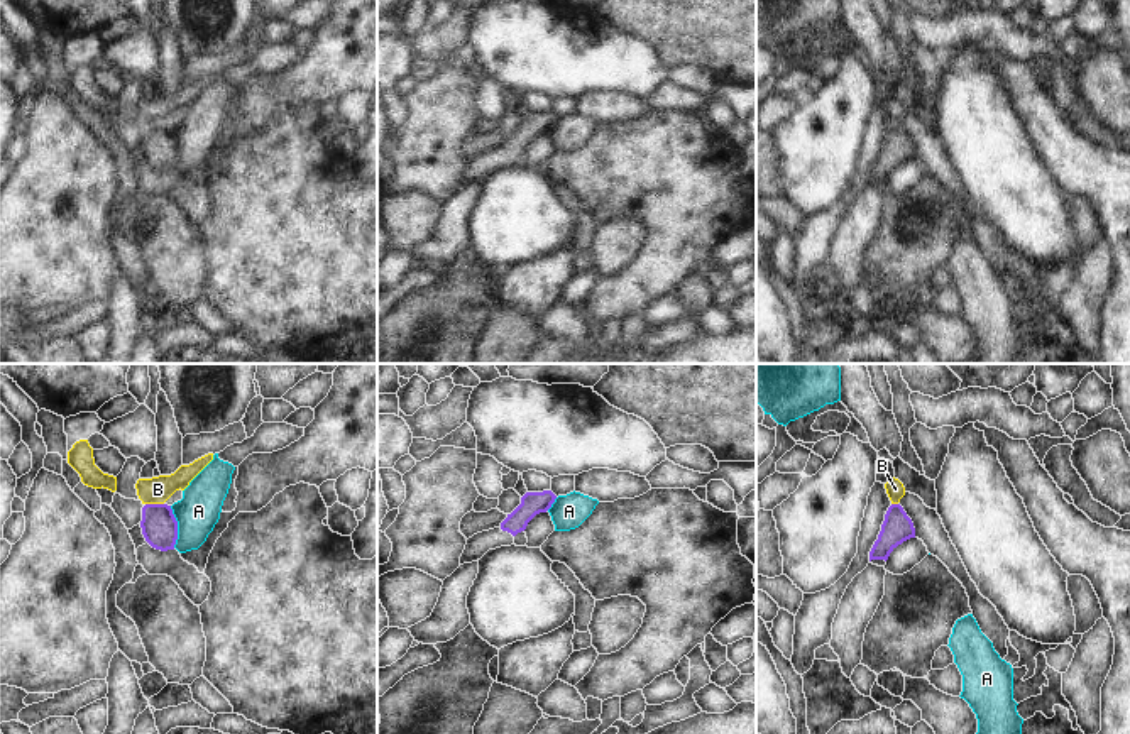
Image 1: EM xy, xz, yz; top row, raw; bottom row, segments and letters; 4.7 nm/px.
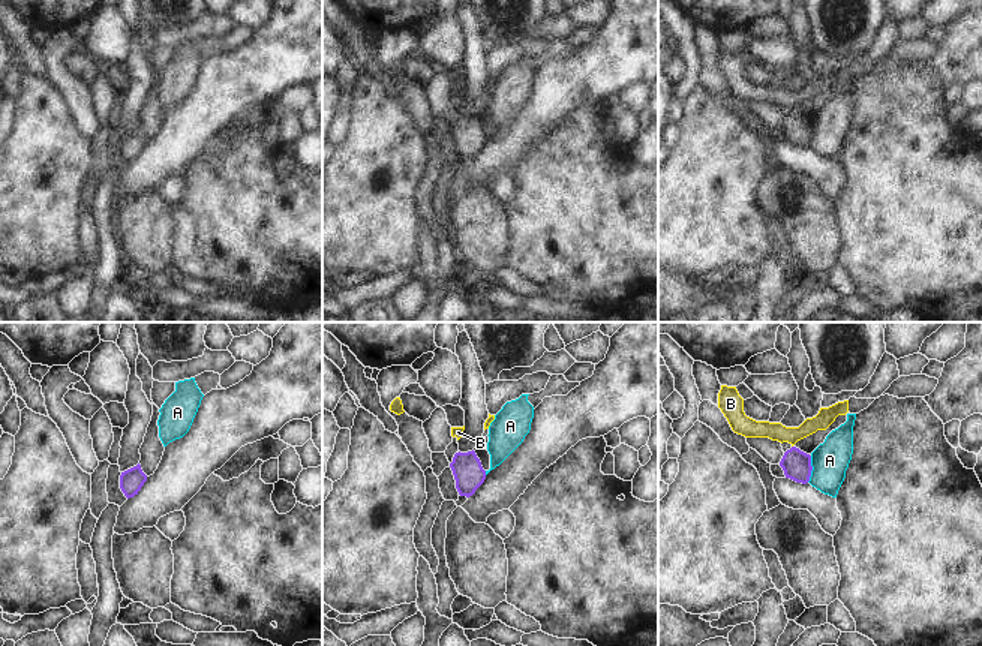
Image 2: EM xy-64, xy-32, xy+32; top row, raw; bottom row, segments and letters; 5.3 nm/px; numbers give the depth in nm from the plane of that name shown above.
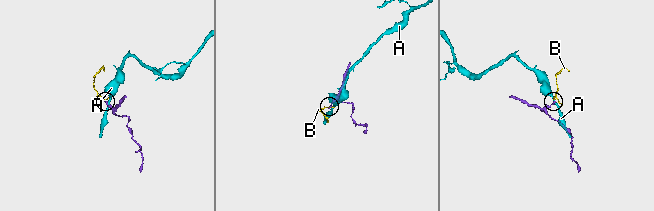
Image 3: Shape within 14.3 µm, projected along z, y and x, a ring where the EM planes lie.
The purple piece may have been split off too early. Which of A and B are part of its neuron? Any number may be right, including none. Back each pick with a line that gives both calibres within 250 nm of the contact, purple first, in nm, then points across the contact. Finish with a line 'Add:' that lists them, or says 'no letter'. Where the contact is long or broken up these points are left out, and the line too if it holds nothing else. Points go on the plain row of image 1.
Add: no letter

